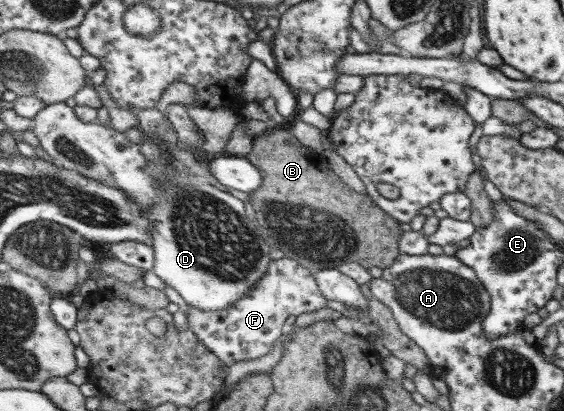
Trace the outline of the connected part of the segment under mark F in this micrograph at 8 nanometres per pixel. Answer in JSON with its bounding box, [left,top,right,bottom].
[186,257,328,367]

